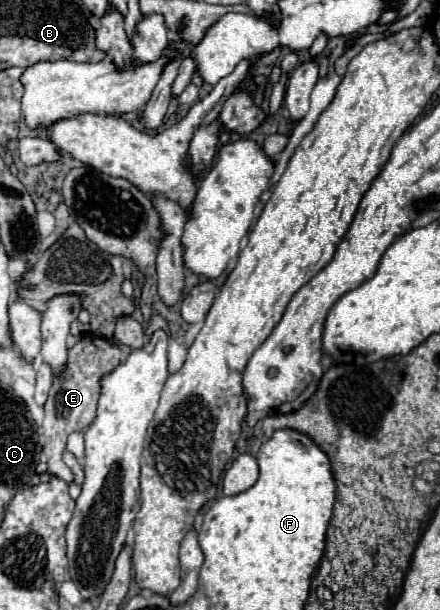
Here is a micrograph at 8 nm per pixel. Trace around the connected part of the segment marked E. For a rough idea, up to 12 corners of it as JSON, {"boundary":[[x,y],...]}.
{"boundary":[[85,334],[45,402],[49,474],[73,480],[67,436],[97,410],[119,346]]}

